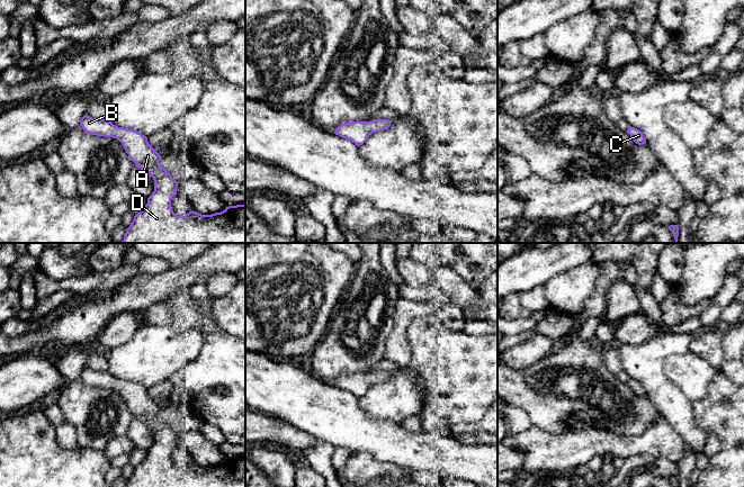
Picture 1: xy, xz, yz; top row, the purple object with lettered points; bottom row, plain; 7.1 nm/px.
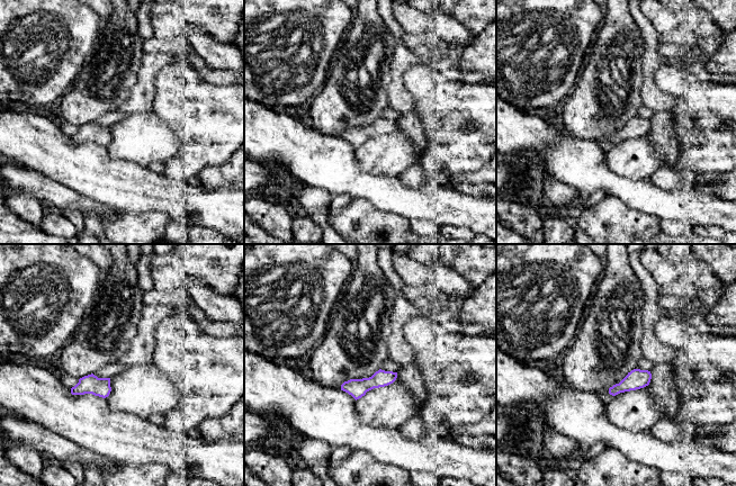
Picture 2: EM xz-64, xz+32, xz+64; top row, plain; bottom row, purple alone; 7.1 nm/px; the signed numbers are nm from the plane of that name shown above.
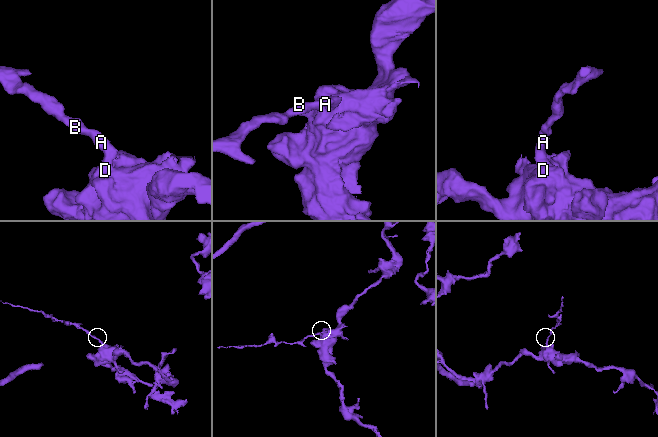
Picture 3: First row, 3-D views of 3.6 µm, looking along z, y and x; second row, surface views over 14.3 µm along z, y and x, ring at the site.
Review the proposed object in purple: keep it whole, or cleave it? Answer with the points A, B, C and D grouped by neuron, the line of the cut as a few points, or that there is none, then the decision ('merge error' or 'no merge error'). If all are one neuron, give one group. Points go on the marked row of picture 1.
A B C D | no cut | no merge error

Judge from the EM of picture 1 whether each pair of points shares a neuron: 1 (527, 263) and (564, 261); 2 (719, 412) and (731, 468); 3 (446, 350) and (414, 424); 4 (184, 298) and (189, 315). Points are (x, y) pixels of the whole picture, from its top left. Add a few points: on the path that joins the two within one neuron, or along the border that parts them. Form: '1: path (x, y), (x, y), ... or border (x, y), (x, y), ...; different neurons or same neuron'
1: path (536, 263), (555, 261); same neuron
2: path (731, 425), (731, 454); same neuron
3: border (418, 415), (423, 430); different neurons
4: path (184, 303), (185, 310); same neuron

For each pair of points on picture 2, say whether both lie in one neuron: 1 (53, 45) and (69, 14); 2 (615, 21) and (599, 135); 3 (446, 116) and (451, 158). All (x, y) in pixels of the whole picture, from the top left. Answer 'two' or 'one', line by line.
1: one
2: one
3: one

